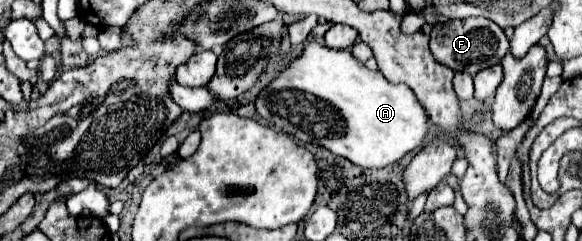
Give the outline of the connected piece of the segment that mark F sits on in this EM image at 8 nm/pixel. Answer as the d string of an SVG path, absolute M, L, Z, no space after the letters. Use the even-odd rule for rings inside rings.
M464 18L464 20L448 20L438 22L430 32L430 52L434 60L452 68L454 72L468 72L476 76L480 70L500 64L500 60L508 54L510 42L504 30L488 20L488 18Z

